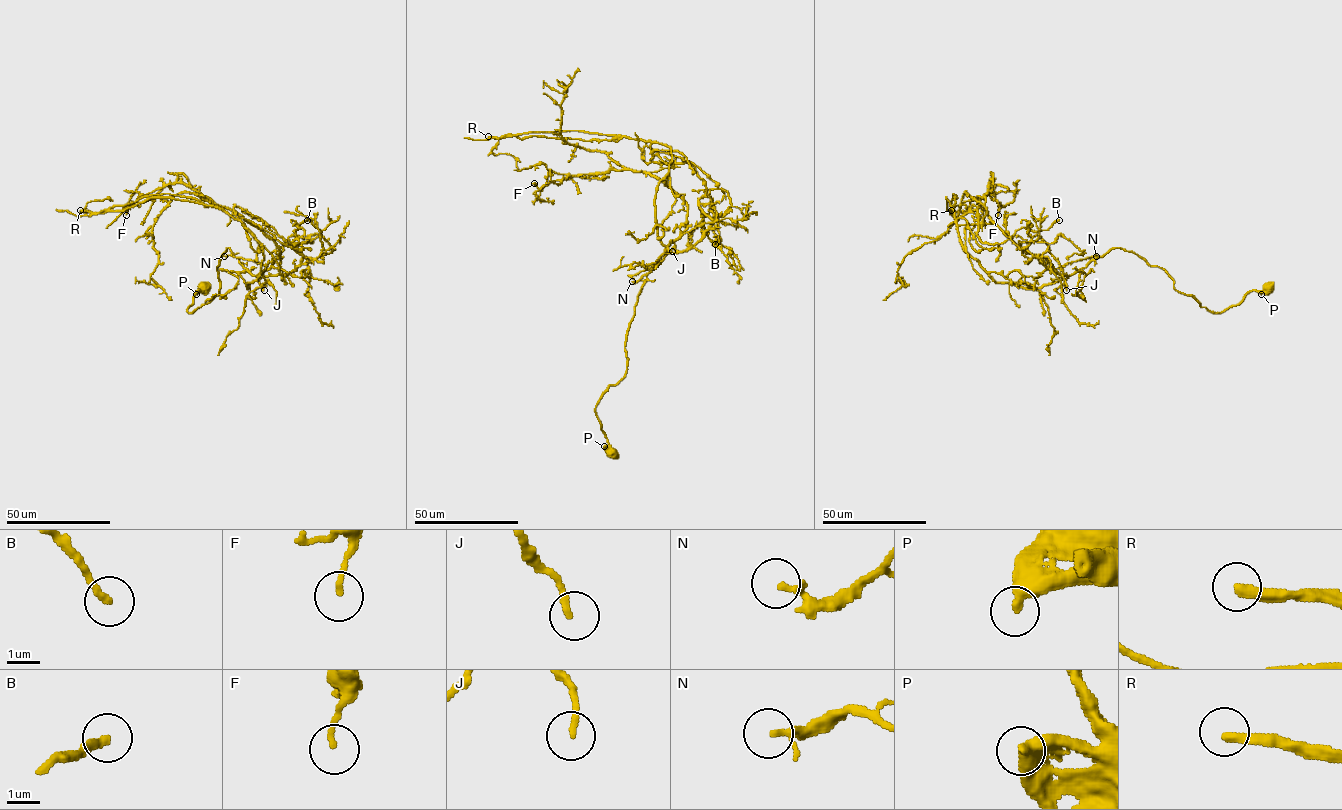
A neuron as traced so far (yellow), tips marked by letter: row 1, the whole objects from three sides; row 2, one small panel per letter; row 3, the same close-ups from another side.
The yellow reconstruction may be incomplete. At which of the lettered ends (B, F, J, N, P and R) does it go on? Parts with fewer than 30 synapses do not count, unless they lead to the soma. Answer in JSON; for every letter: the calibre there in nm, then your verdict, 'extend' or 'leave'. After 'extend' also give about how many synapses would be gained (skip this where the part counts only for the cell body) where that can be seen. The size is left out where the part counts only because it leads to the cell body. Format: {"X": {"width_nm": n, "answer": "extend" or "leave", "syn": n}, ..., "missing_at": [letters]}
{"B": {"width_nm": 240, "answer": "extend", "syn": 45}, "F": {"width_nm": 160, "answer": "leave"}, "J": {"width_nm": 190, "answer": "leave"}, "N": {"width_nm": 140, "answer": "extend", "syn": 35}, "P": {"width_nm": 360, "answer": "leave"}, "R": {"width_nm": 320, "answer": "extend", "syn": 350}, "missing_at": ["B", "N", "R"]}

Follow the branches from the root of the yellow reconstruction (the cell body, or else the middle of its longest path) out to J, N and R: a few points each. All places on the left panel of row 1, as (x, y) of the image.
J: (204, 288), (194, 295), (189, 312), (218, 294), (217, 268), (229, 248), (264, 290)
N: (204, 288), (189, 312), (218, 294), (217, 268), (228, 248), (251, 274), (266, 269), (224, 256)
R: (204, 288), (228, 248), (258, 278), (241, 221), (80, 210)

